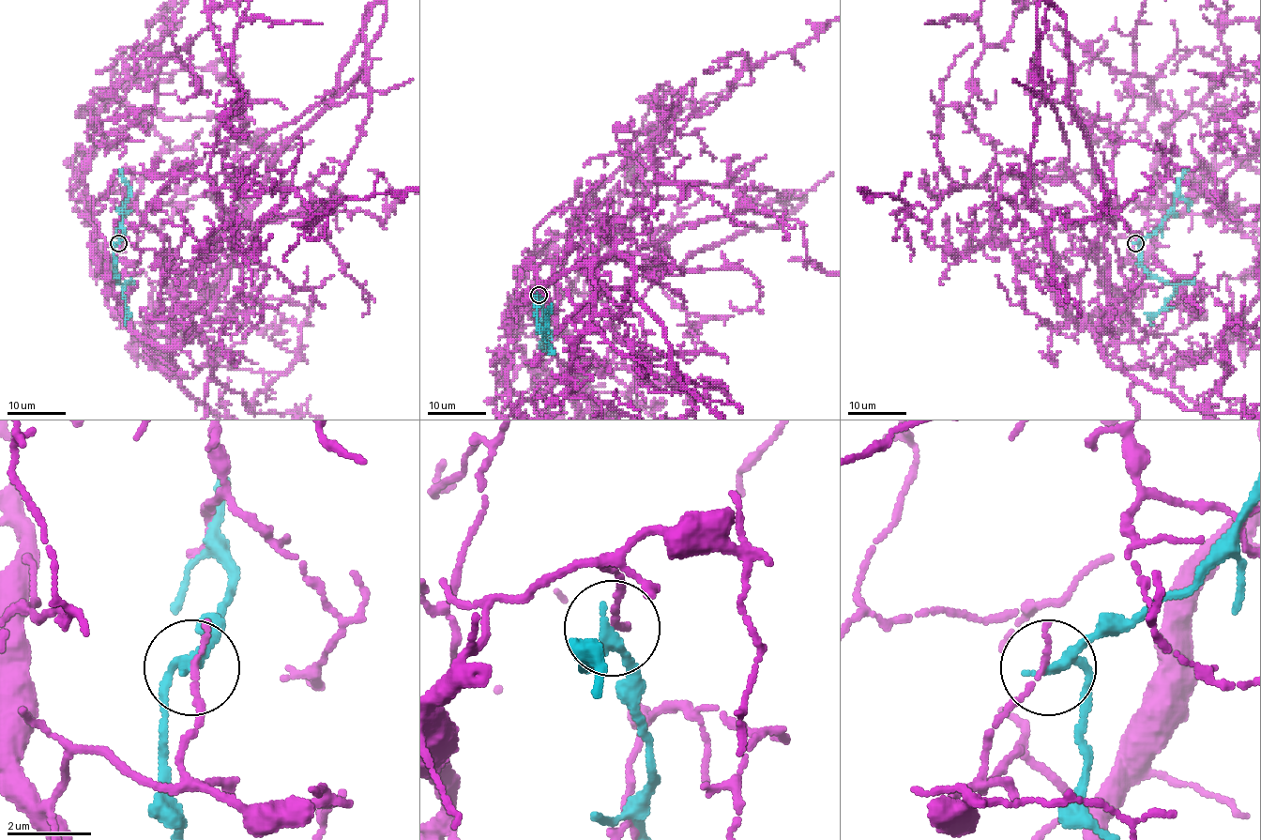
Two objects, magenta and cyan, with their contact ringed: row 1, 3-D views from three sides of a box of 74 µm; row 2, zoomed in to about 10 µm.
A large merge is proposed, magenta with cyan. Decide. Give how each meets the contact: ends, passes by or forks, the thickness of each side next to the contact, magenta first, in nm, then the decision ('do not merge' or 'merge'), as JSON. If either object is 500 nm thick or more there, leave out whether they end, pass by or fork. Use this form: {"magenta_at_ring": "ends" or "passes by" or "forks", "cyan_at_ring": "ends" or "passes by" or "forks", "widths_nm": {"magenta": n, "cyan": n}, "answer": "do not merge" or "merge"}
{"magenta_at_ring": "ends", "cyan_at_ring": "passes by", "widths_nm": {"magenta": 140, "cyan": 220}, "answer": "do not merge"}

